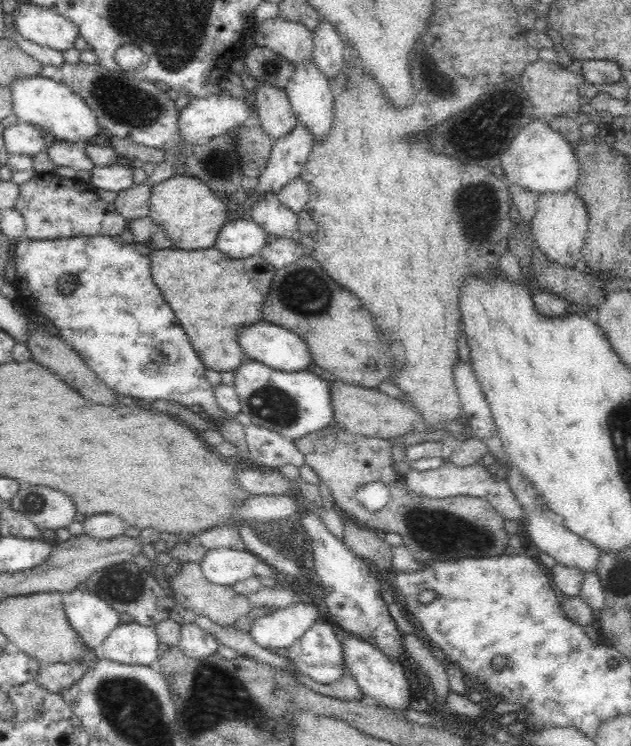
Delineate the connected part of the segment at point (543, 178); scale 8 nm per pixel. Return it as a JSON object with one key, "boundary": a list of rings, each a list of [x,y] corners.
{"boundary":[[[530,119],[512,139],[502,153],[503,177],[509,184],[520,185],[539,196],[545,192],[562,192],[574,189],[579,179],[579,166],[576,153],[568,140],[557,127],[550,126],[544,119]]]}

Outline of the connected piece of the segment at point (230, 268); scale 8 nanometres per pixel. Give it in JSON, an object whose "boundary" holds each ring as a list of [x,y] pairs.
{"boundary":[[[214,247],[199,251],[152,250],[149,258],[156,287],[168,301],[205,367],[220,373],[236,370],[247,358],[236,338],[244,326],[263,321],[262,302],[264,294],[268,296],[276,268],[260,254],[236,260]]]}

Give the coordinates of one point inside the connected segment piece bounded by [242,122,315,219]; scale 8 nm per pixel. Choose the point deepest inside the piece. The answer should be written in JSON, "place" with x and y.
{"place":[289,152]}

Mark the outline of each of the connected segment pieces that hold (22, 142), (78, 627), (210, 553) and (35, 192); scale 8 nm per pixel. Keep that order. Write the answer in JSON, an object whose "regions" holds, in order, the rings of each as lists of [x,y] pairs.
{"regions":[[[[17,123],[3,130],[4,146],[8,154],[23,154],[33,157],[41,150],[46,149],[46,144],[40,129],[30,123]]],[[[76,588],[70,592],[63,592],[62,596],[66,617],[68,617],[70,625],[72,625],[72,629],[80,635],[82,643],[88,645],[90,649],[101,650],[108,633],[121,623],[120,613],[110,607],[104,599],[101,599],[100,596],[88,589],[80,591]]],[[[216,548],[208,550],[199,562],[204,577],[220,586],[232,586],[255,574],[261,558],[250,551]]],[[[35,173],[30,180],[20,183],[14,209],[24,217],[24,237],[34,240],[68,238],[73,236],[118,236],[127,227],[126,219],[116,211],[115,203],[108,203],[101,199],[97,190],[89,181],[82,179],[64,178],[50,173]]]]}

